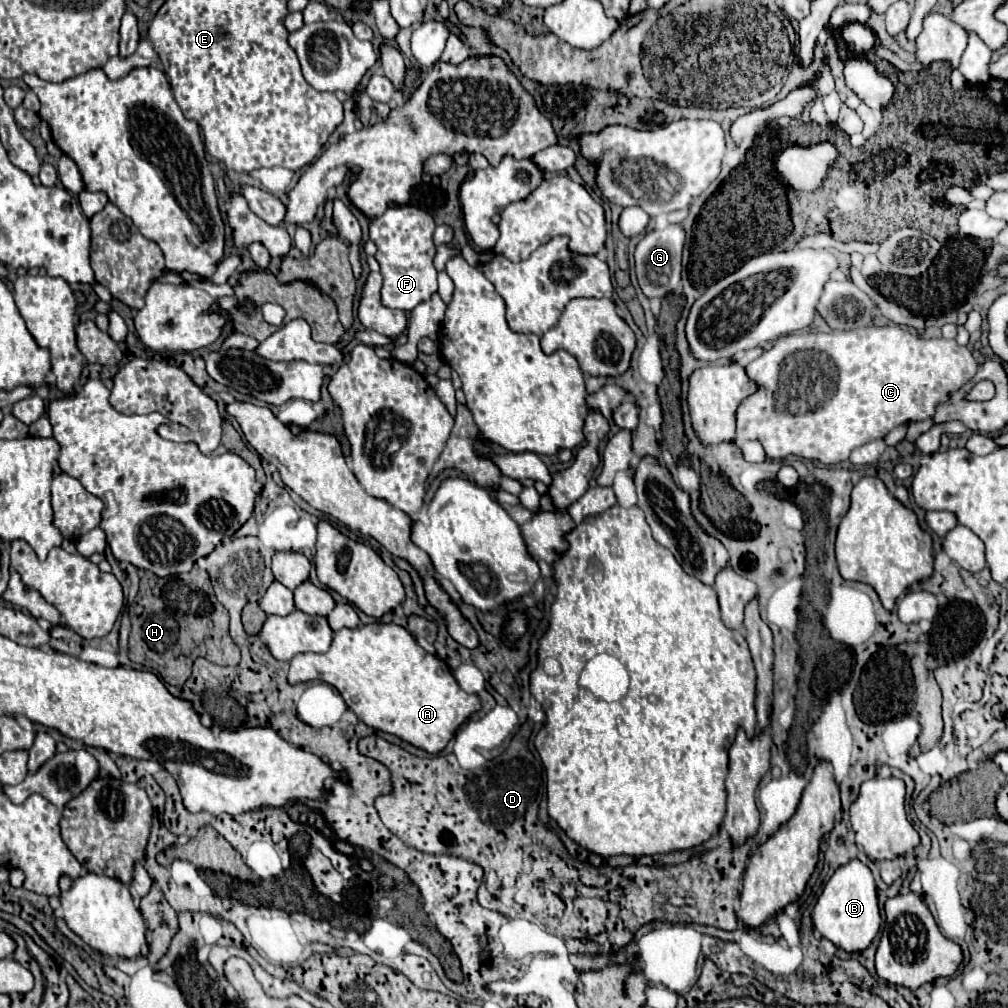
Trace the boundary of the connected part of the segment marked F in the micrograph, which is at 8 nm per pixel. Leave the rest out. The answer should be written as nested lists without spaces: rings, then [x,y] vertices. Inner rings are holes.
[[[391,206],[385,214],[373,218],[369,238],[377,244],[377,262],[383,276],[381,304],[411,312],[419,302],[427,300],[437,290],[437,272],[433,268],[433,216],[415,206]]]

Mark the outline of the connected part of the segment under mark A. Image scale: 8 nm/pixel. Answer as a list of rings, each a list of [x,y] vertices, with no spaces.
[[[365,624],[355,628],[343,628],[333,634],[331,648],[323,654],[305,652],[297,654],[291,660],[291,668],[287,674],[289,684],[301,684],[309,678],[319,678],[339,690],[349,710],[355,712],[359,720],[363,720],[367,726],[393,734],[415,748],[421,748],[429,754],[439,754],[449,744],[449,740],[455,736],[457,728],[469,720],[469,716],[477,710],[481,710],[481,700],[475,694],[467,694],[459,688],[455,676],[451,674],[449,666],[439,660],[437,656],[425,652],[415,638],[397,624]]]

